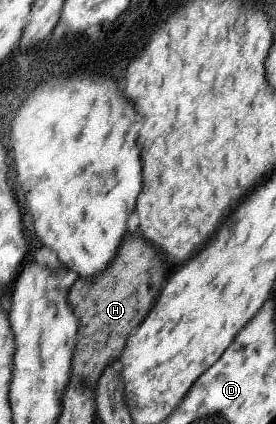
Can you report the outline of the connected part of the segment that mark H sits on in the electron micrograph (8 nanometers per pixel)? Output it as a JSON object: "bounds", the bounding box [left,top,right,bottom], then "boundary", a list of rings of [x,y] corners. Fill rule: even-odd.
{"bounds":[67,235,166,385],"boundary":[[[124,235],[109,264],[95,276],[76,277],[69,287],[67,302],[78,320],[77,348],[71,361],[70,380],[82,379],[82,385],[94,385],[100,371],[121,354],[130,329],[146,317],[159,295],[166,275],[166,265],[158,251],[142,237]],[[164,267],[164,269],[162,269]],[[80,343],[86,355],[80,357]],[[98,345],[98,347],[96,347]]]}

